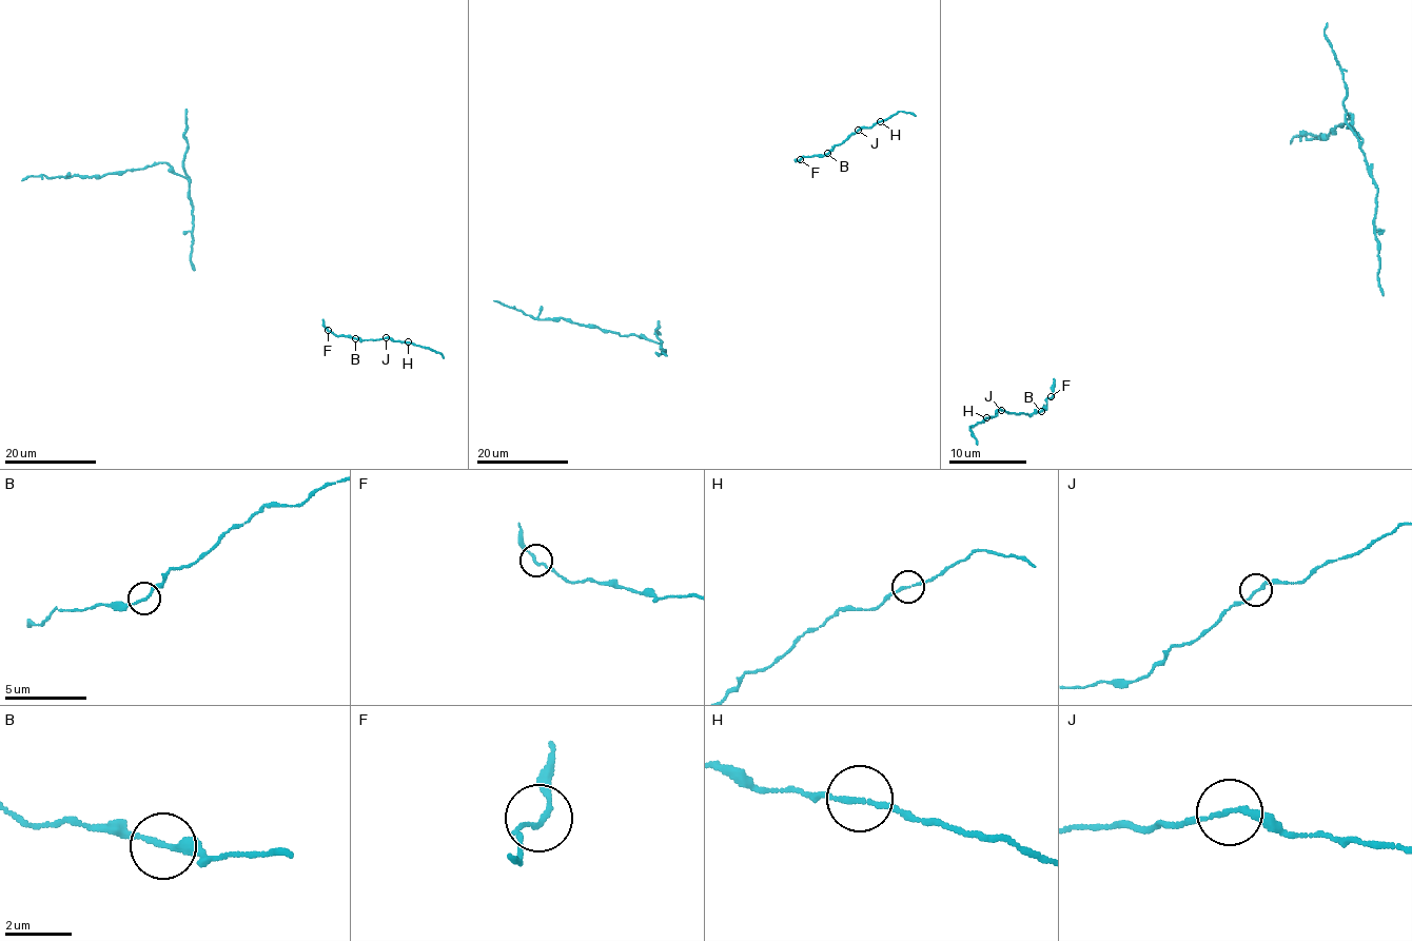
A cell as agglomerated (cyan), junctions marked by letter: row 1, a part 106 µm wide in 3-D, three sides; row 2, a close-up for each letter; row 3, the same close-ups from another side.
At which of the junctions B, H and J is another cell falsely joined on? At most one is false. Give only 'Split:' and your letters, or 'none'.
Split: none

